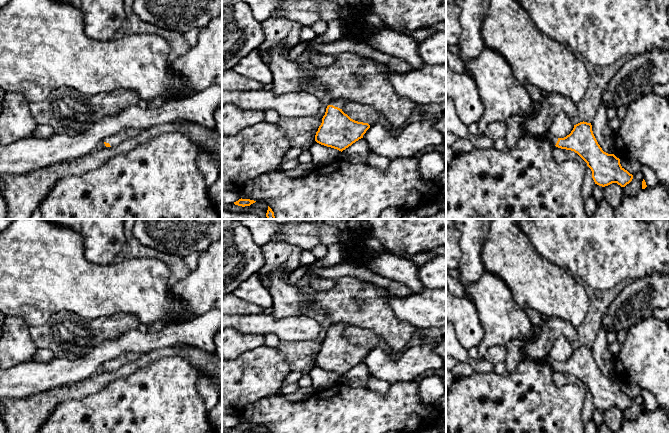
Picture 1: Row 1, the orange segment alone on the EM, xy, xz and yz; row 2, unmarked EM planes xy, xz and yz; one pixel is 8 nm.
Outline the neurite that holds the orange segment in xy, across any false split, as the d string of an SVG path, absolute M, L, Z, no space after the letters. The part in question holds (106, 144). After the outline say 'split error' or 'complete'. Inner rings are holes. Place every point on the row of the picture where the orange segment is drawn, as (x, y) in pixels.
M134 128L123 129L114 135L106 137L103 142L106 147L115 147L127 139L136 136L141 130Z; split error

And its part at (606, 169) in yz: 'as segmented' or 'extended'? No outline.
extended

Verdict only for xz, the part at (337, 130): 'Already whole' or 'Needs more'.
Needs more

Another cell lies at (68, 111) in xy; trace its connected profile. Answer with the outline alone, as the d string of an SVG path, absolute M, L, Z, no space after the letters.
M63 87L50 93L42 102L30 103L30 111L38 124L51 126L55 134L76 135L103 117L139 101L139 94L132 91L88 96Z

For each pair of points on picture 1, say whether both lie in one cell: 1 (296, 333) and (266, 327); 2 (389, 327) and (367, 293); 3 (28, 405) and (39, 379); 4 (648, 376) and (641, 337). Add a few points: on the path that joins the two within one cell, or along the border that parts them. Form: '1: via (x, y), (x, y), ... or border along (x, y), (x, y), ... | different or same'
1: via (289, 329), (273, 327) | same
2: via (381, 319), (367, 305), (367, 301) | same
3: border along (55, 389), (47, 389), (19, 397), (10, 397) | different
4: via (651, 366), (651, 347) | same

